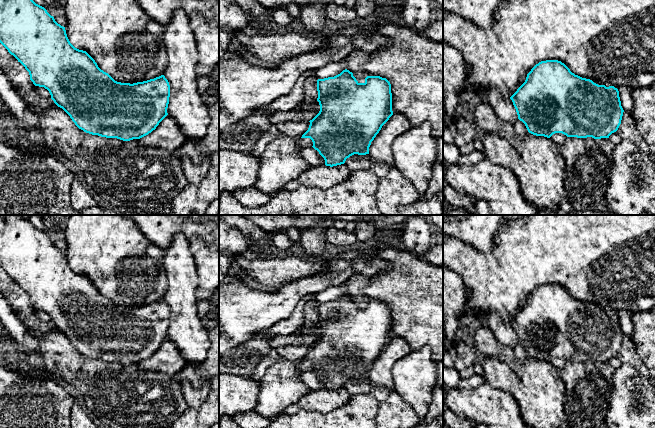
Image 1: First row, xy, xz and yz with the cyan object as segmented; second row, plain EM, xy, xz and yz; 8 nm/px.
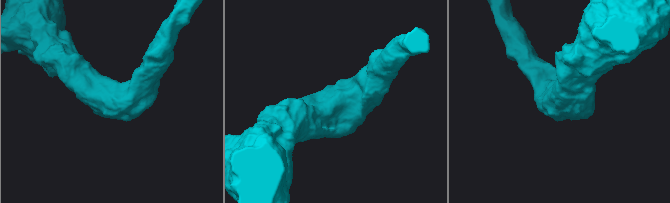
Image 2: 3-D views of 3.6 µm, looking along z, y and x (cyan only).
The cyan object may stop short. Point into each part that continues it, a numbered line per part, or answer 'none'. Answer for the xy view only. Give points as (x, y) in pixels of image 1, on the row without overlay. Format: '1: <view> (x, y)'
none

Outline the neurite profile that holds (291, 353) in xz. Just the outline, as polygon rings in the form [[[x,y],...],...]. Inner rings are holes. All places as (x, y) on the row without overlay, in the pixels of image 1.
[[[286,345],[271,349],[269,353],[261,359],[250,378],[254,381],[259,381],[260,376],[263,375],[273,363],[282,361],[299,363],[308,354],[309,349],[309,345]]]

